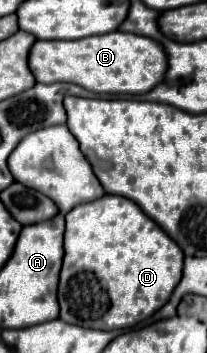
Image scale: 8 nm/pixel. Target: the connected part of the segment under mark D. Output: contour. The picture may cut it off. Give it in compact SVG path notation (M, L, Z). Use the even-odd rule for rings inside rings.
M104 195L96 201L88 201L76 205L66 215L66 235L64 235L64 265L60 273L58 287L58 303L60 303L60 319L72 325L88 327L88 329L122 329L132 327L144 319L148 319L154 311L158 311L172 295L174 287L182 279L182 261L184 253L152 219L148 219L140 207L116 195Z

